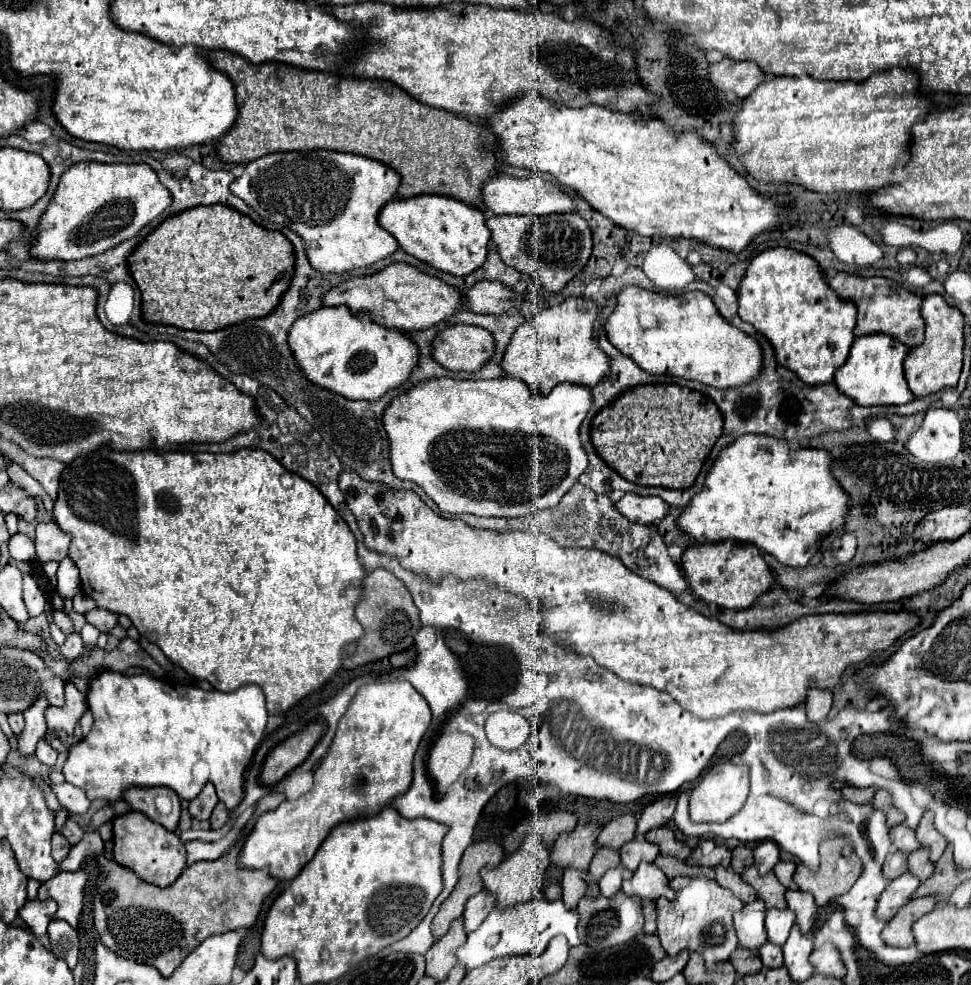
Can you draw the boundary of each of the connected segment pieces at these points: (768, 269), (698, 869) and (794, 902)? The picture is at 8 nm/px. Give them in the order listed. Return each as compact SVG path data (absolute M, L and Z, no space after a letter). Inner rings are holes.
M769 248L759 252L749 268L745 270L741 284L737 288L739 298L739 316L741 320L755 326L759 334L763 334L773 350L777 364L783 364L783 368L795 372L805 384L825 384L833 380L833 374L839 366L845 364L849 356L849 348L855 340L853 328L857 320L857 308L845 300L841 300L825 282L817 262L791 248Z
M659 856L655 860L655 864L671 878L675 876L707 876L707 878L715 878L715 868L707 868L707 866L689 866L681 860L675 860L673 856Z
M787 890L785 898L787 898L789 908L797 914L801 932L809 932L815 922L815 912L817 912L817 904L815 904L813 896L809 892L801 892L801 890Z

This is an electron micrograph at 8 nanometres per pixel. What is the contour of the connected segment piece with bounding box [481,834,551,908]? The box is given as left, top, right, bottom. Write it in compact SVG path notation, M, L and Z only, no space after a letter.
M529 834L527 840L519 846L519 850L515 850L511 856L507 856L503 862L499 862L495 868L485 868L481 872L485 888L497 894L497 902L499 902L497 906L507 908L511 904L531 900L531 896L535 896L537 892L543 890L545 872L547 872L547 866L551 862L549 852L551 852L551 848L547 844L543 844L537 836Z

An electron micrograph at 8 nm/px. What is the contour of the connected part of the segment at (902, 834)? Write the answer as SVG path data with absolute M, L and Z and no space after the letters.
M899 824L899 826L891 828L891 840L893 840L893 848L903 850L903 852L913 852L921 846L917 836L915 836L915 830L907 828L905 824Z

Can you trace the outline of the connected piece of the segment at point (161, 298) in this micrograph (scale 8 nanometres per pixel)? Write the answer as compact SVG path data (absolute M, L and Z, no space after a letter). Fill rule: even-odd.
M195 206L165 218L129 256L131 276L141 290L141 316L149 324L213 332L275 310L293 274L295 254L281 232L269 232L227 206Z

